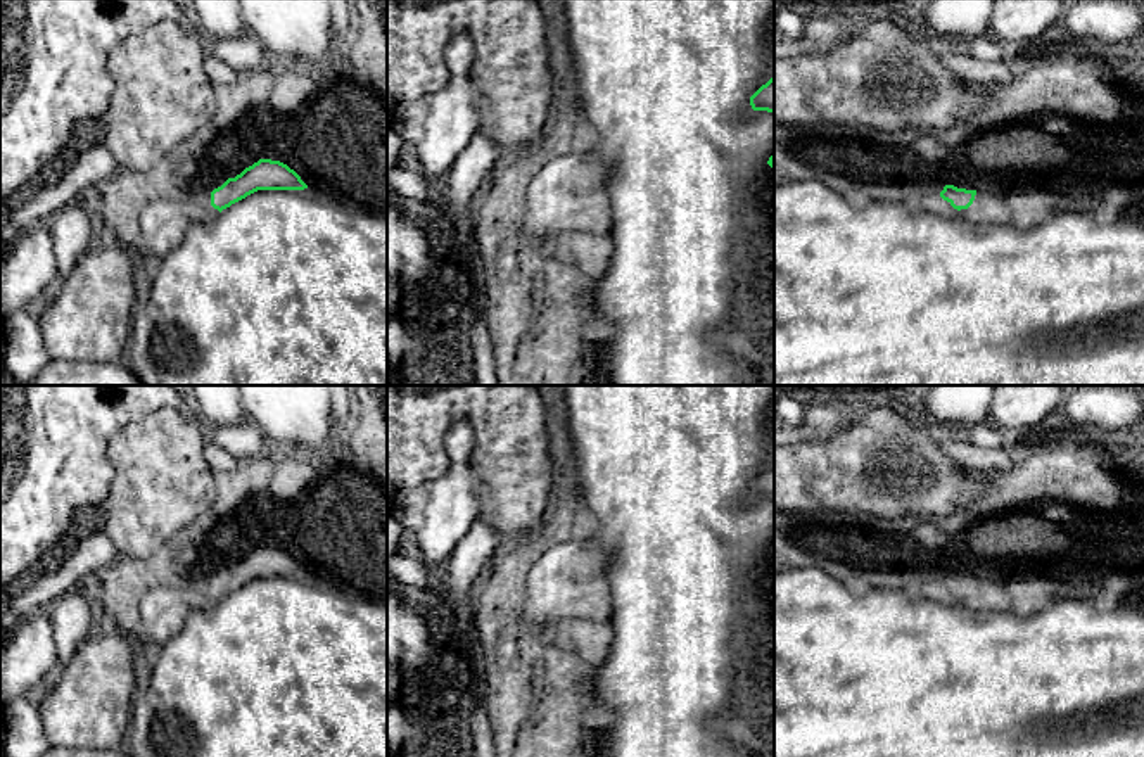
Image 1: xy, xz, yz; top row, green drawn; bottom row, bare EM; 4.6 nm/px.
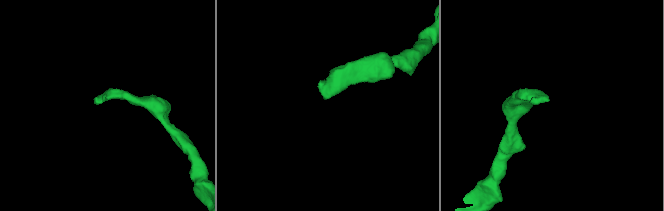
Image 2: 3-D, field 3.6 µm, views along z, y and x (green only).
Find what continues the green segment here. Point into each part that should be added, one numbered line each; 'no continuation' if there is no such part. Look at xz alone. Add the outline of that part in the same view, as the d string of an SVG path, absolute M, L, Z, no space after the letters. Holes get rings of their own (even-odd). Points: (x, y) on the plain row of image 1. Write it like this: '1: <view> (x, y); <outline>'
no continuation

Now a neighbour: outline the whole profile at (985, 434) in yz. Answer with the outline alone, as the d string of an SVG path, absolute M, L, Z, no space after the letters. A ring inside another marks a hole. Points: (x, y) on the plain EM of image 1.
M992 422L969 425L959 432L964 441L982 448L1006 448L1013 446L1013 437L997 429Z

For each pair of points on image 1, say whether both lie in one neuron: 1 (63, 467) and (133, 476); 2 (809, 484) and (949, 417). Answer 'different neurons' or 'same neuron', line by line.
1: different neurons
2: different neurons

